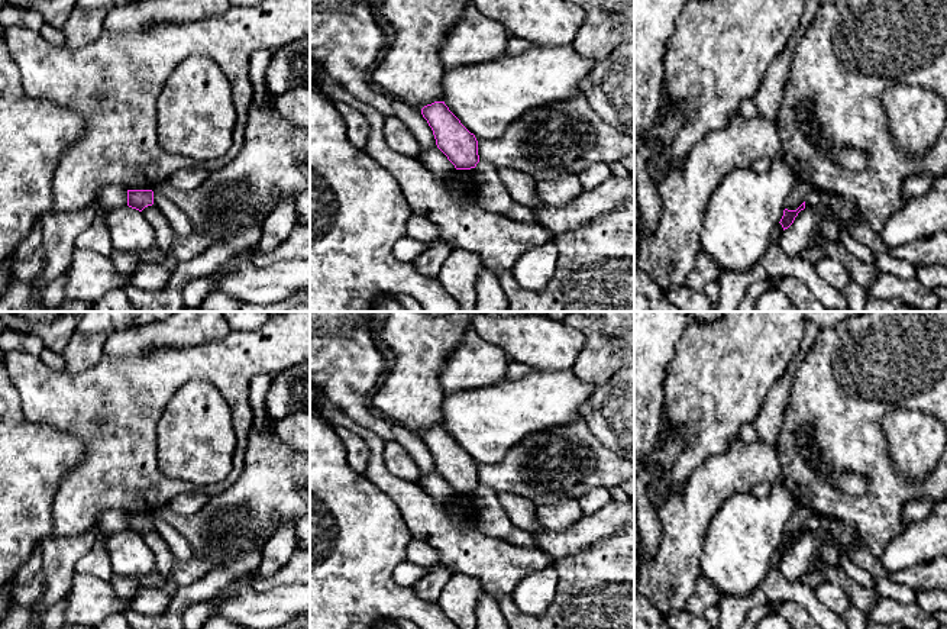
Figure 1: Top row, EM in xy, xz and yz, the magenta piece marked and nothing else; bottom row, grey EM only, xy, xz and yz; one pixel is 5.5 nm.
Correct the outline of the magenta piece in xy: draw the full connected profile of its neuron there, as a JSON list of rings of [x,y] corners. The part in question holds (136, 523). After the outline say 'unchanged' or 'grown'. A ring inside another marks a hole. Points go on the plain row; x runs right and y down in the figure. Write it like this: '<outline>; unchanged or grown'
[[[127,515],[127,530],[142,536],[145,532],[153,529],[152,515]]]; unchanged

